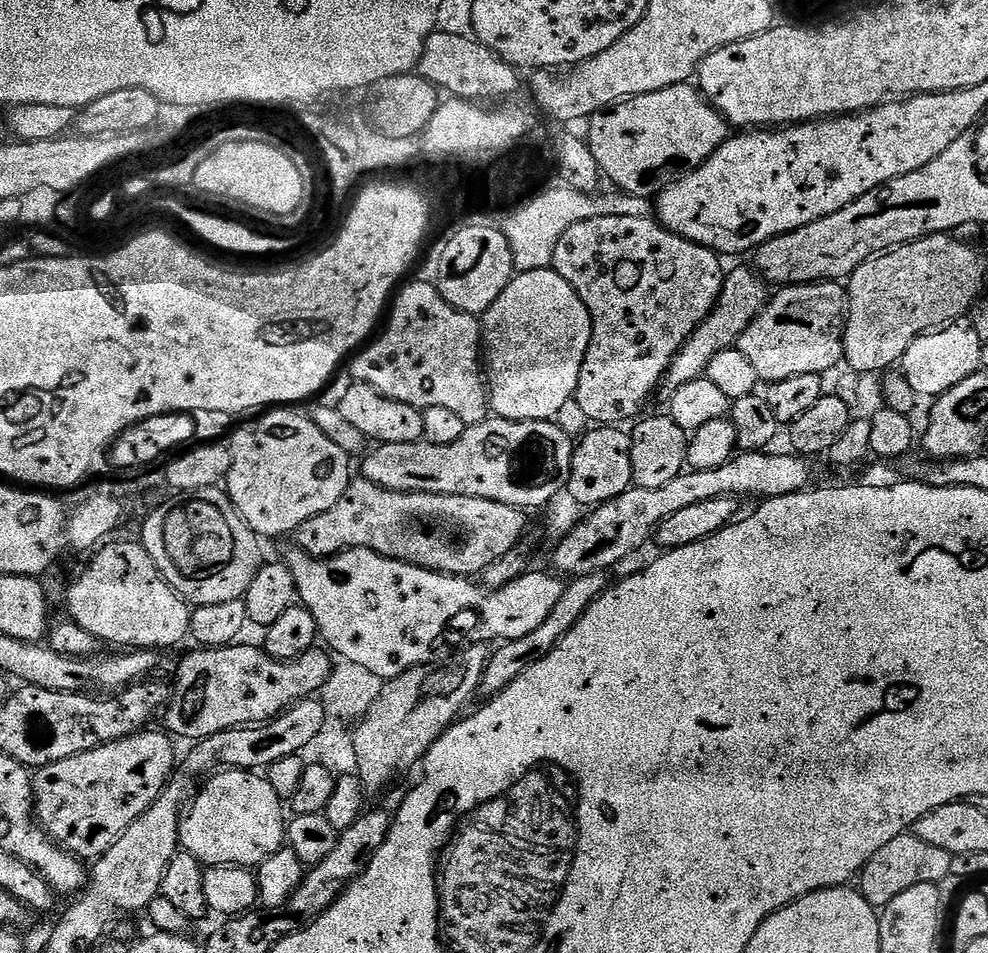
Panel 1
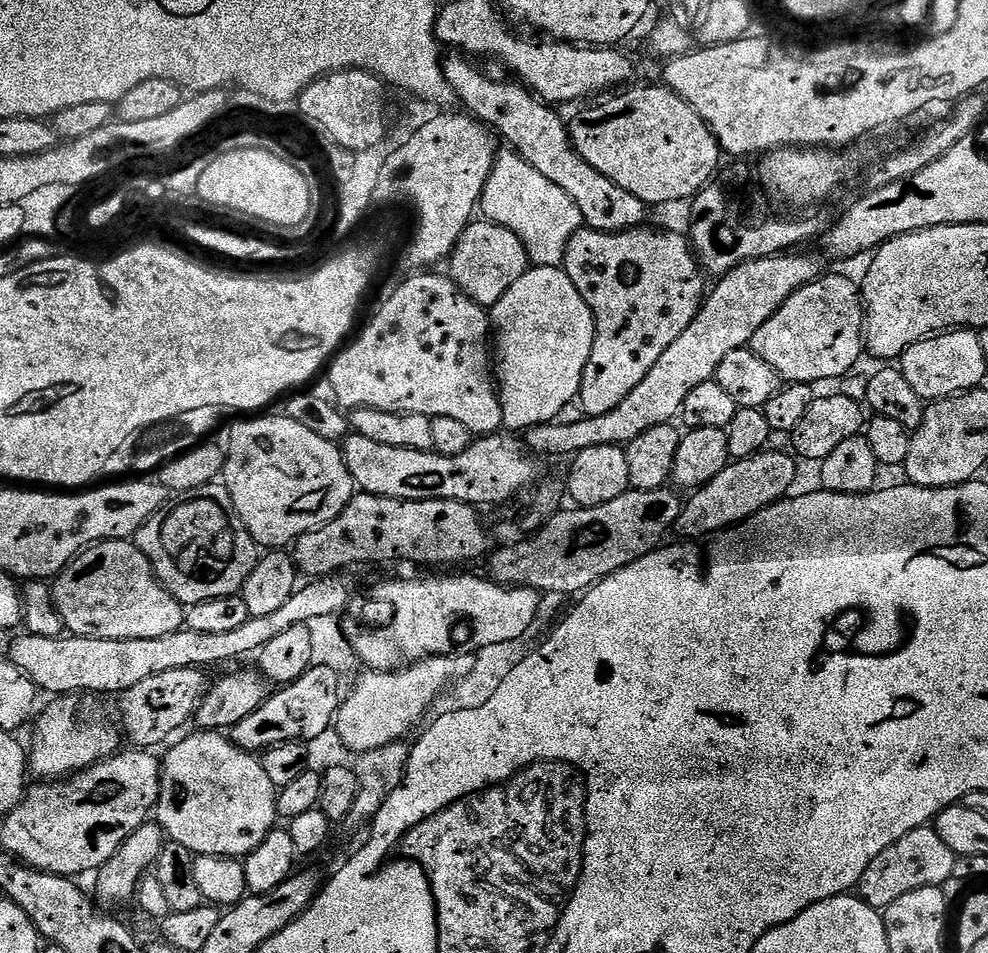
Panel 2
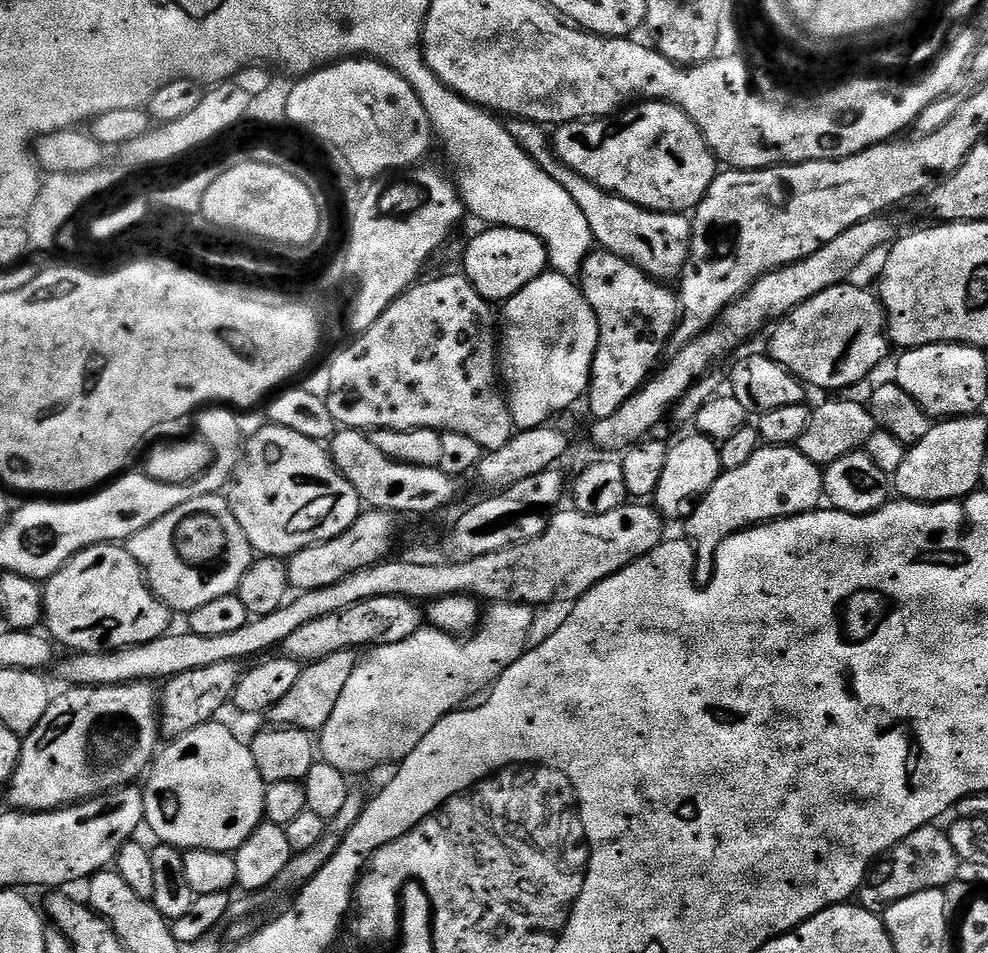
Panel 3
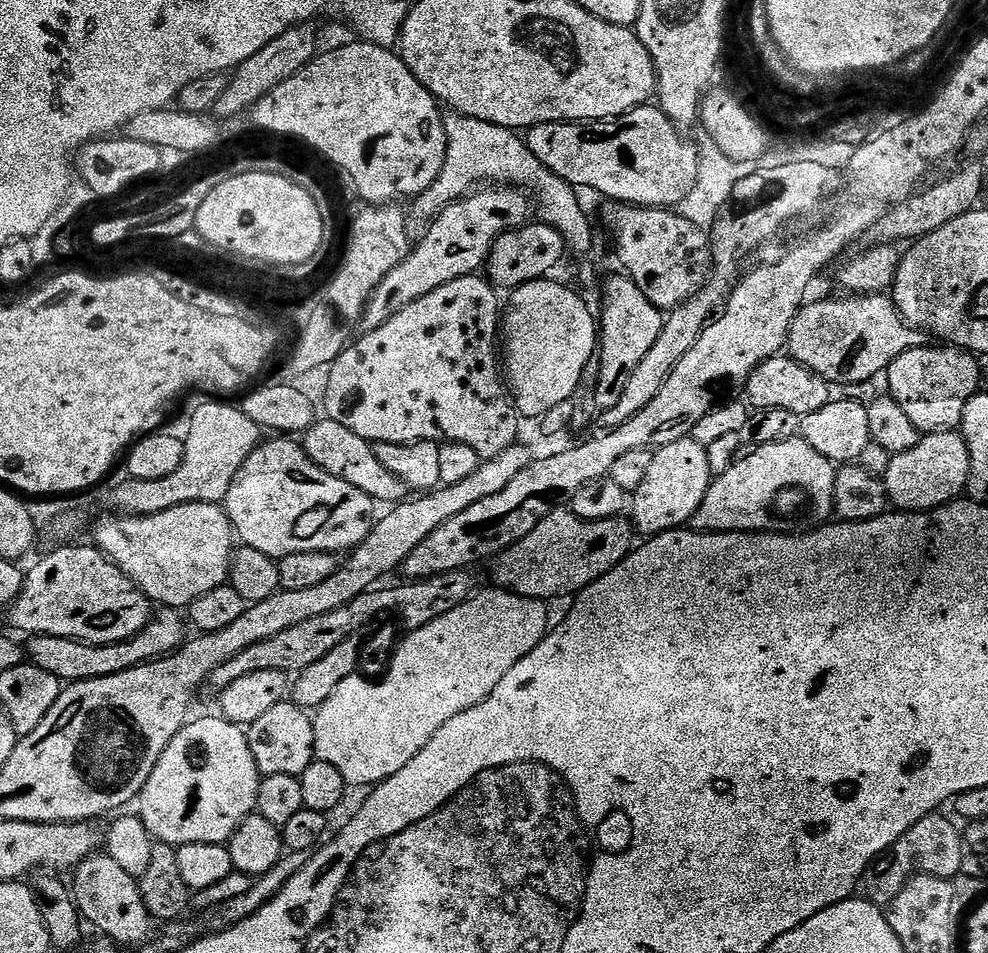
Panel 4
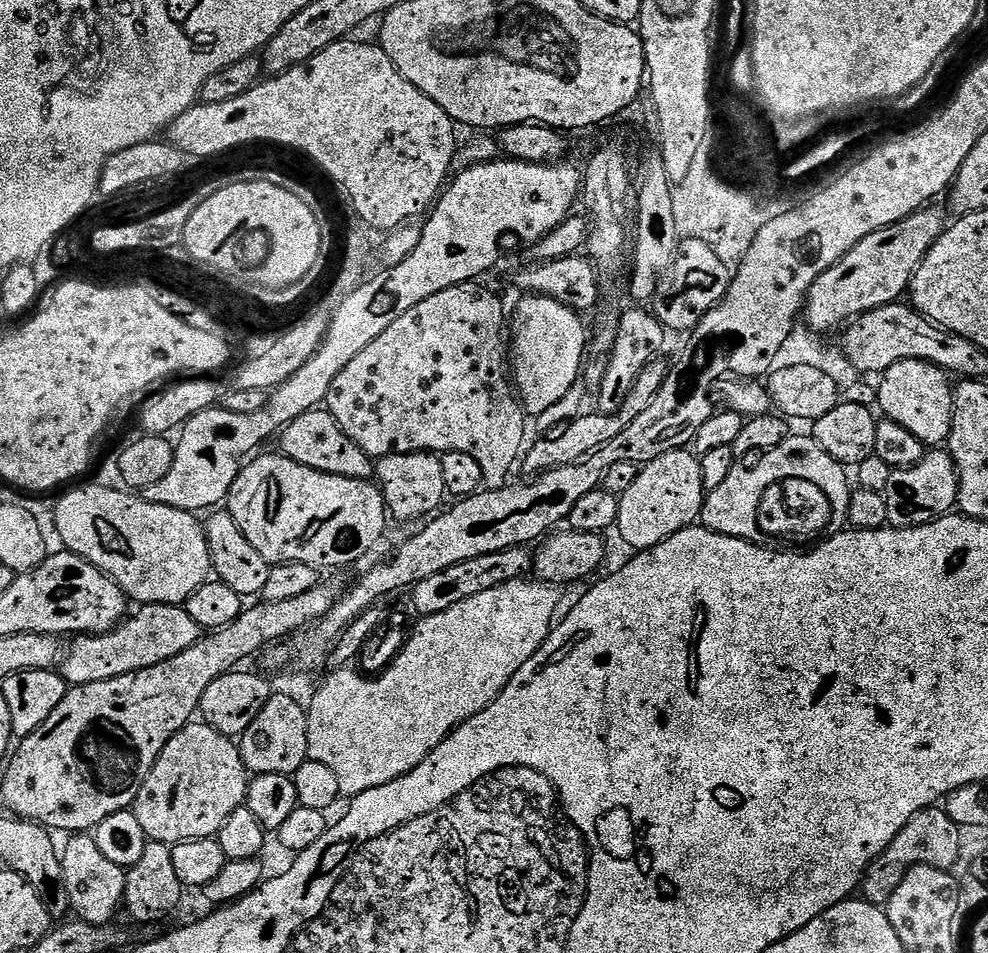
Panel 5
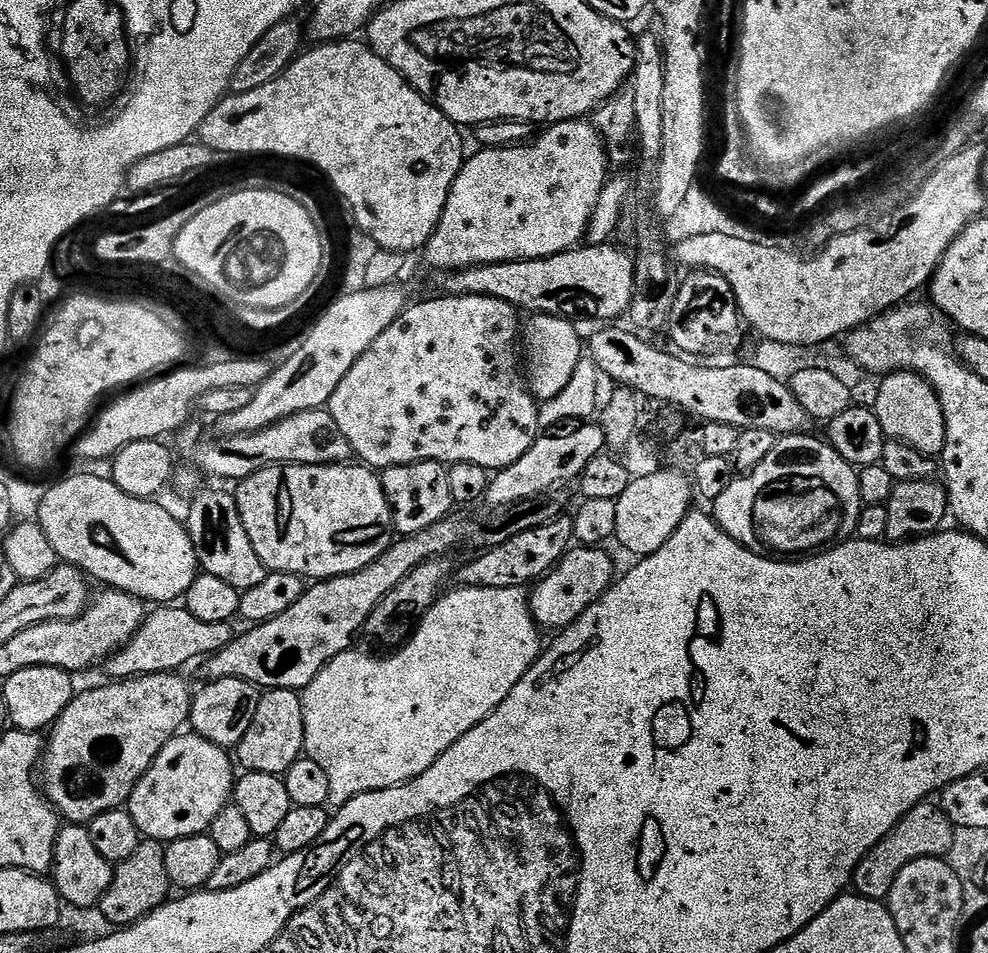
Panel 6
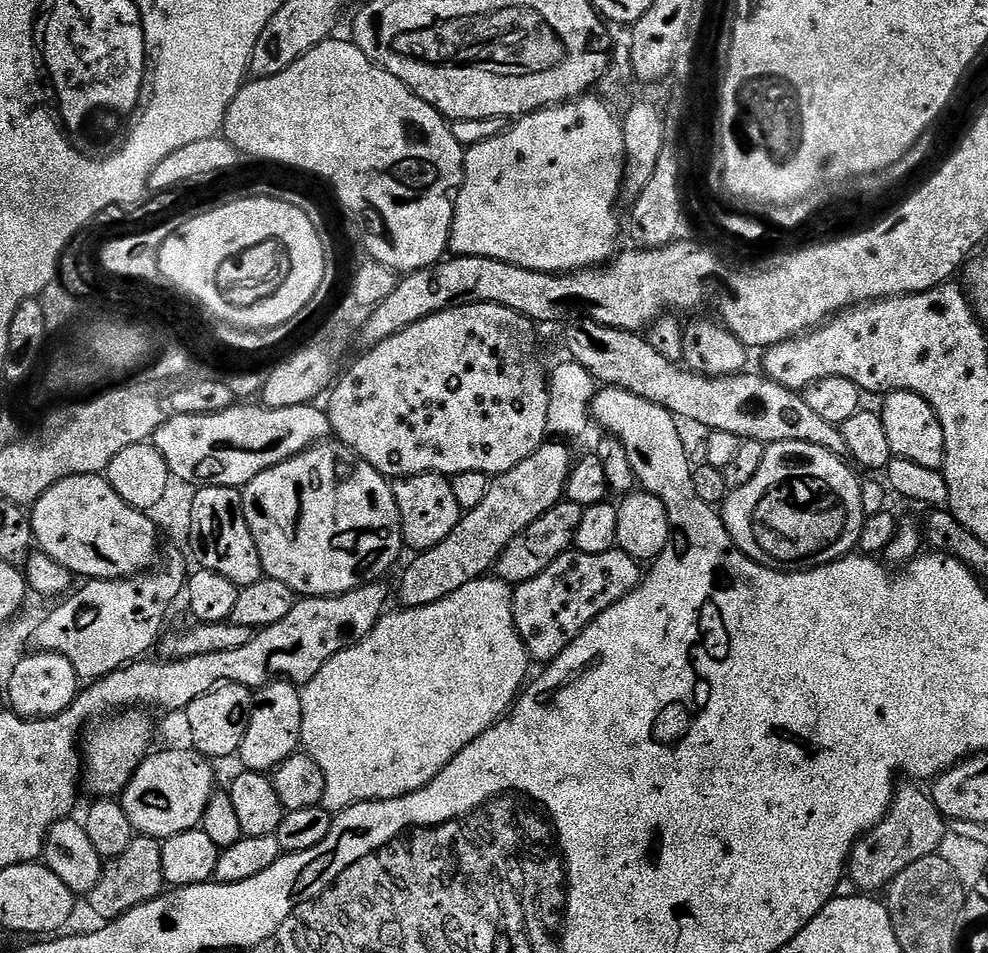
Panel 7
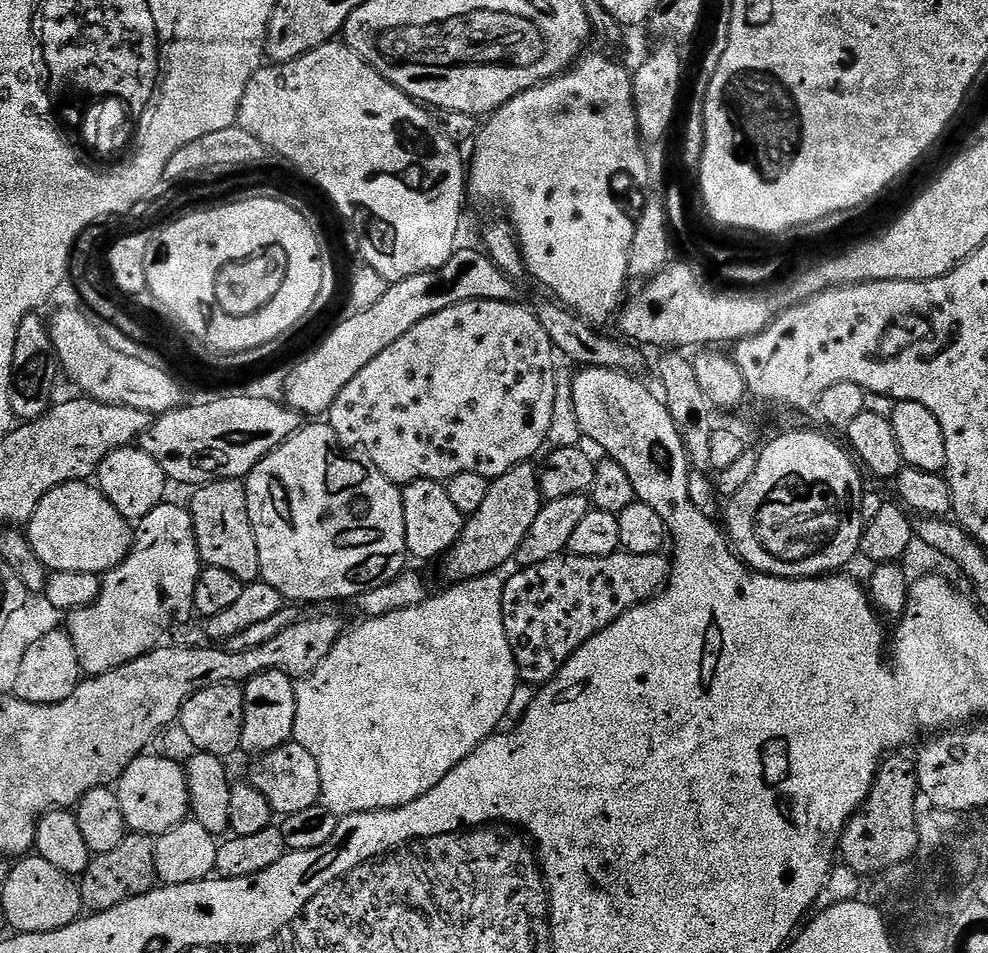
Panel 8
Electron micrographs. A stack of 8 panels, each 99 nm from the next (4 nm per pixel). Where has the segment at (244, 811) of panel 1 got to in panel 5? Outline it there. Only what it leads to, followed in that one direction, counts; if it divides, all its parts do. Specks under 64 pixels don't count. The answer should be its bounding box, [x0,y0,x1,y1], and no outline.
[134,722,250,844]

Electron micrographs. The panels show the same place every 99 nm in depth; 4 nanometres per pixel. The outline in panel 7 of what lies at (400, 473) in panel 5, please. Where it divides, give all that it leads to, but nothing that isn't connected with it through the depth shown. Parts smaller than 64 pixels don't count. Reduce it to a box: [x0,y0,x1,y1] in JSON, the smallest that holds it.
[392,472,462,554]

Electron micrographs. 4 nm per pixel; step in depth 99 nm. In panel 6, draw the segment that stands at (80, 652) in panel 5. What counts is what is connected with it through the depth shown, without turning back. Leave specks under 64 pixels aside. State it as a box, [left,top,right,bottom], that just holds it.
[102,606,234,682]

